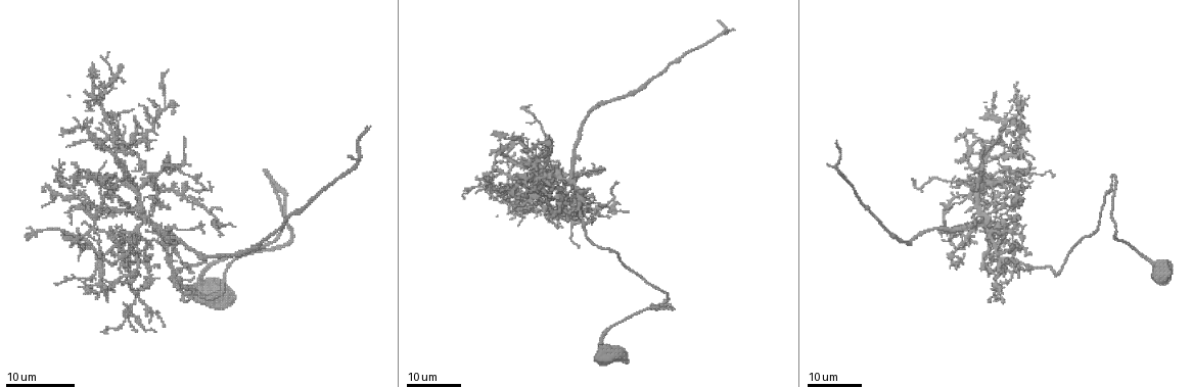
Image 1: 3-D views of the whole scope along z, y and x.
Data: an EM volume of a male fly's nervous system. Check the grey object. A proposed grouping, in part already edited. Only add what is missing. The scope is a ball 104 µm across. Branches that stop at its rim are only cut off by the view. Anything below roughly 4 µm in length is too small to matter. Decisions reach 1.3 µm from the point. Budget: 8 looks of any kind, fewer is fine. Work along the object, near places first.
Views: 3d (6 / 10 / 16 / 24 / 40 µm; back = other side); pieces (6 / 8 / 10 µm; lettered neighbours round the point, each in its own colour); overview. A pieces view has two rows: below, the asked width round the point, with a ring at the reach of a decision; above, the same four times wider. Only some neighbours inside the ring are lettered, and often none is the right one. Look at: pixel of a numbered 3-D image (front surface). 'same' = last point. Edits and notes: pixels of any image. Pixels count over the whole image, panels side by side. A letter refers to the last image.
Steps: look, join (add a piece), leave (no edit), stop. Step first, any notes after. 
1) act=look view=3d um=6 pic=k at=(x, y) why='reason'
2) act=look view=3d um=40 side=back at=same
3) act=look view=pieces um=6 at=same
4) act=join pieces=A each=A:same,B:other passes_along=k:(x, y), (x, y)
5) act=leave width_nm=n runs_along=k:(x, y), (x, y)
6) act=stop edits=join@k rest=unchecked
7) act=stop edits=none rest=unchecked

act=look view=3d um=24 pic=1 at=(1030, 98) why='tapers out'

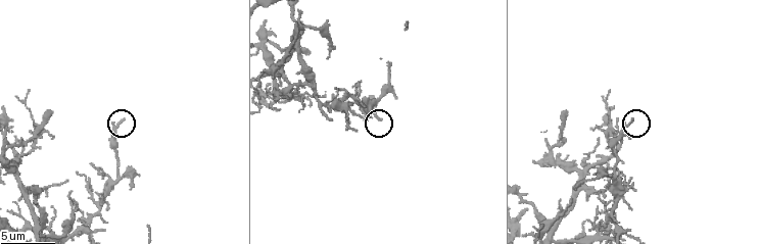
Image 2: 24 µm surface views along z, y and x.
act=look view=pieces um=6 pic=2 at=(633, 120) why='see the neighbours'

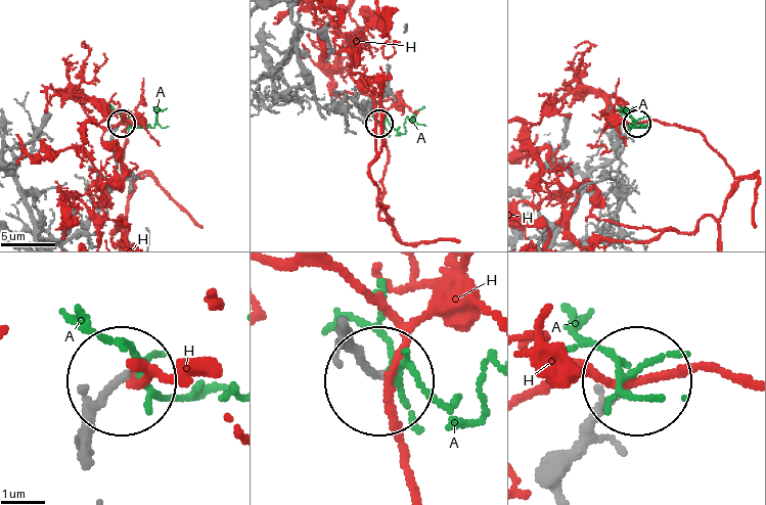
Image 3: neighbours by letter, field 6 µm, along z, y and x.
act=leave each=A:other,H:other found='no lettered piece goes on from it'

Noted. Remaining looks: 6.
act=look view=3d um=24 pic=1 at=(1112, 175) why='branch stops here'

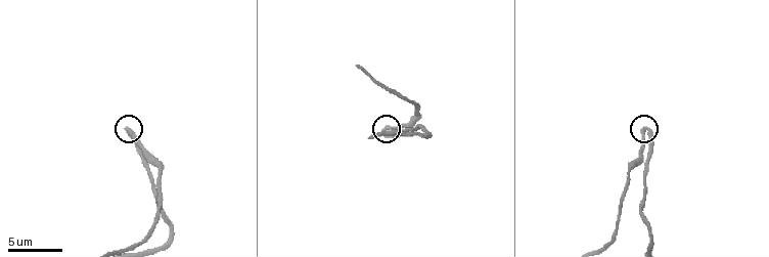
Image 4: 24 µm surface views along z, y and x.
act=look view=pieces um=8 pic=4 at=(649, 127)

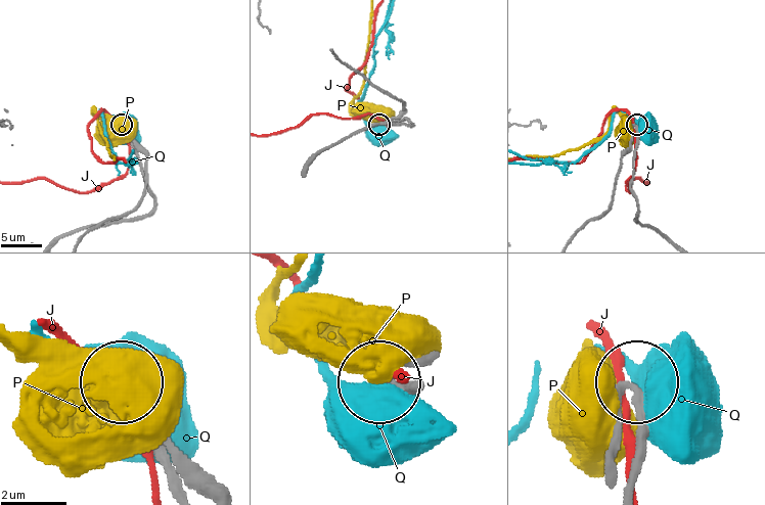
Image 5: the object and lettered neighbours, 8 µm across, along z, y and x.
act=leave each=J:other,P:other,Q:other runs_along=5:(633, 491), (641, 449), (636, 386) found='none of them fits'

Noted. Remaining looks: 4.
act=look view=3d um=16 pic=1 at=(554, 197) why='branch stops here'

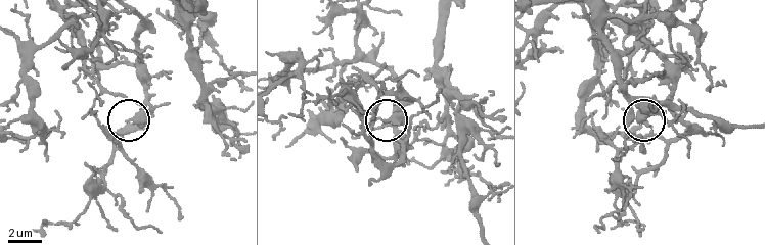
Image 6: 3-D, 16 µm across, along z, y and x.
act=look view=pieces um=10 pic=6 at=(385, 119)

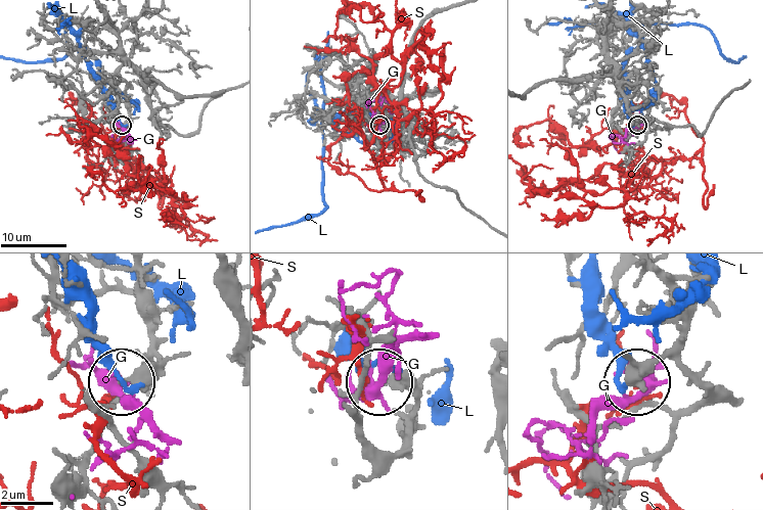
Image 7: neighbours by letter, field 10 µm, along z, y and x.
act=leave each=G:other,L:other,S:other found='no lettered piece goes on from it'

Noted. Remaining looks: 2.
act=look view=3d um=16 pic=1 at=(1006, 277) why='an open end'

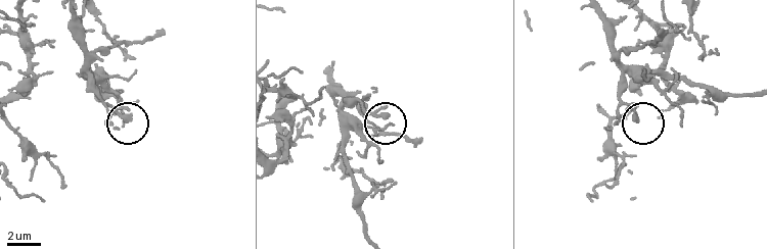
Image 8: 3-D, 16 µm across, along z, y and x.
act=look view=pieces um=8 pic=8 at=(129, 116)

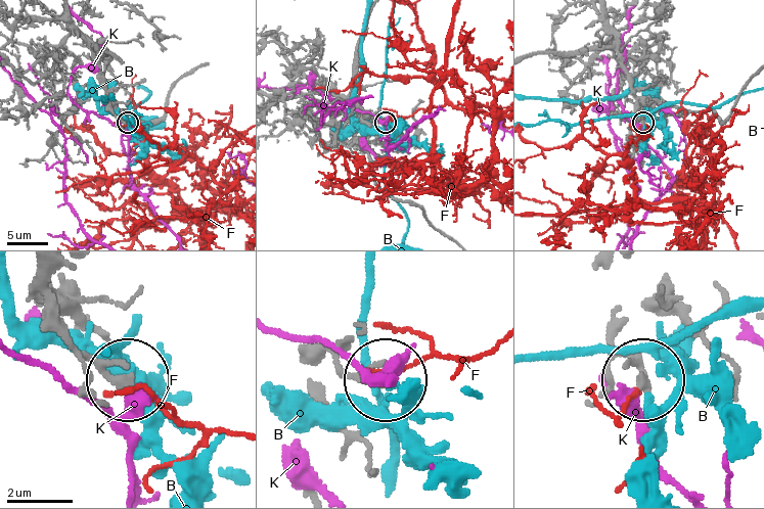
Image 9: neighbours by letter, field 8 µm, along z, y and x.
act=leave each=B:other,F:other,K:other found='none of them fits'

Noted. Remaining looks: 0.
act=stop edits=none rest=unchecked

